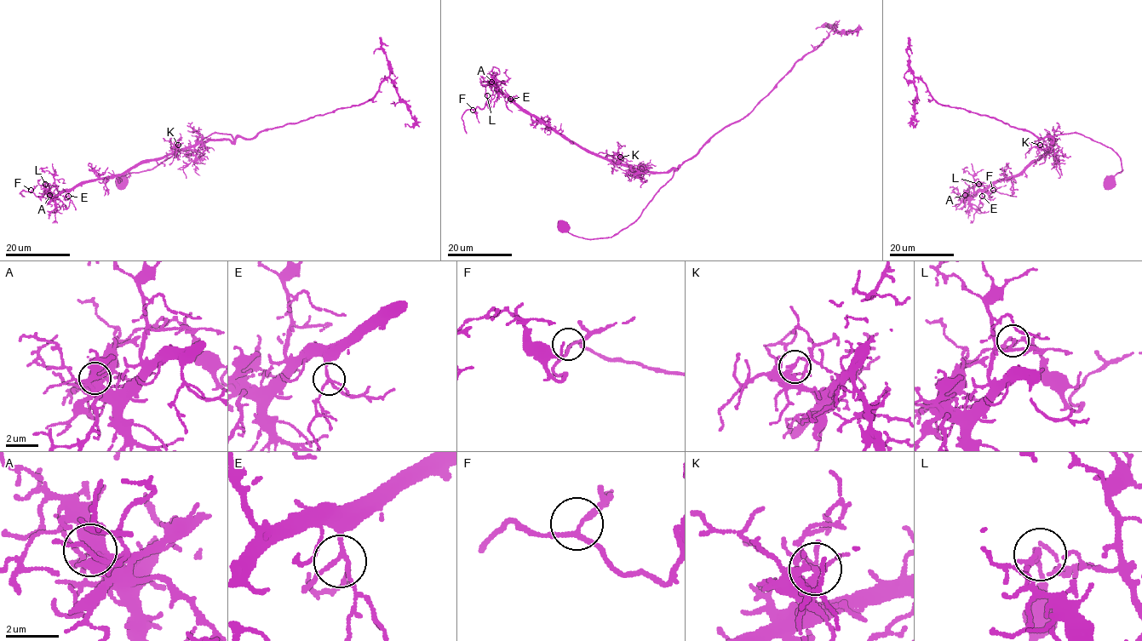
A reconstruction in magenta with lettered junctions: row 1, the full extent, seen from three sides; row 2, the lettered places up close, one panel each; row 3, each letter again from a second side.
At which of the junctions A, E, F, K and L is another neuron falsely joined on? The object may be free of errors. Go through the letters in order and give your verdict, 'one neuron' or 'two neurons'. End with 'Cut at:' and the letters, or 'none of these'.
A: one neuron
E: one neuron
F: one neuron
K: one neuron
L: two neurons
Cut at: L

